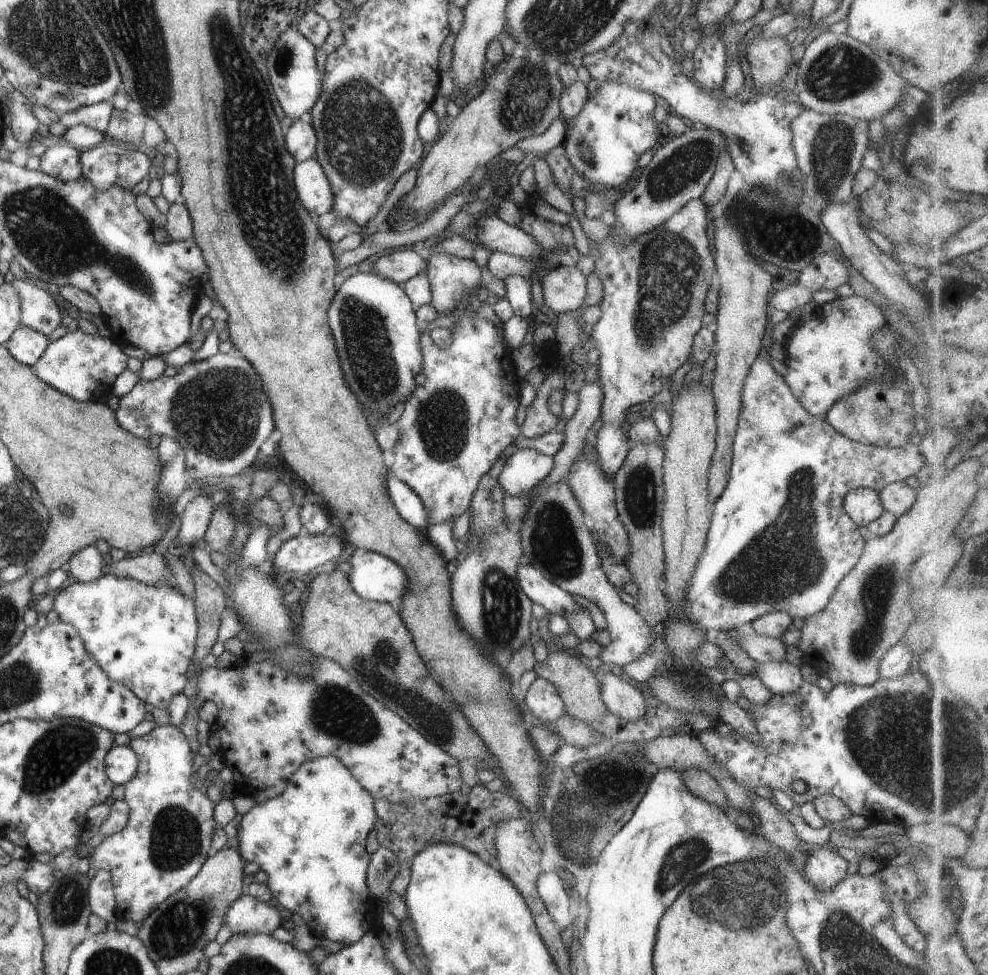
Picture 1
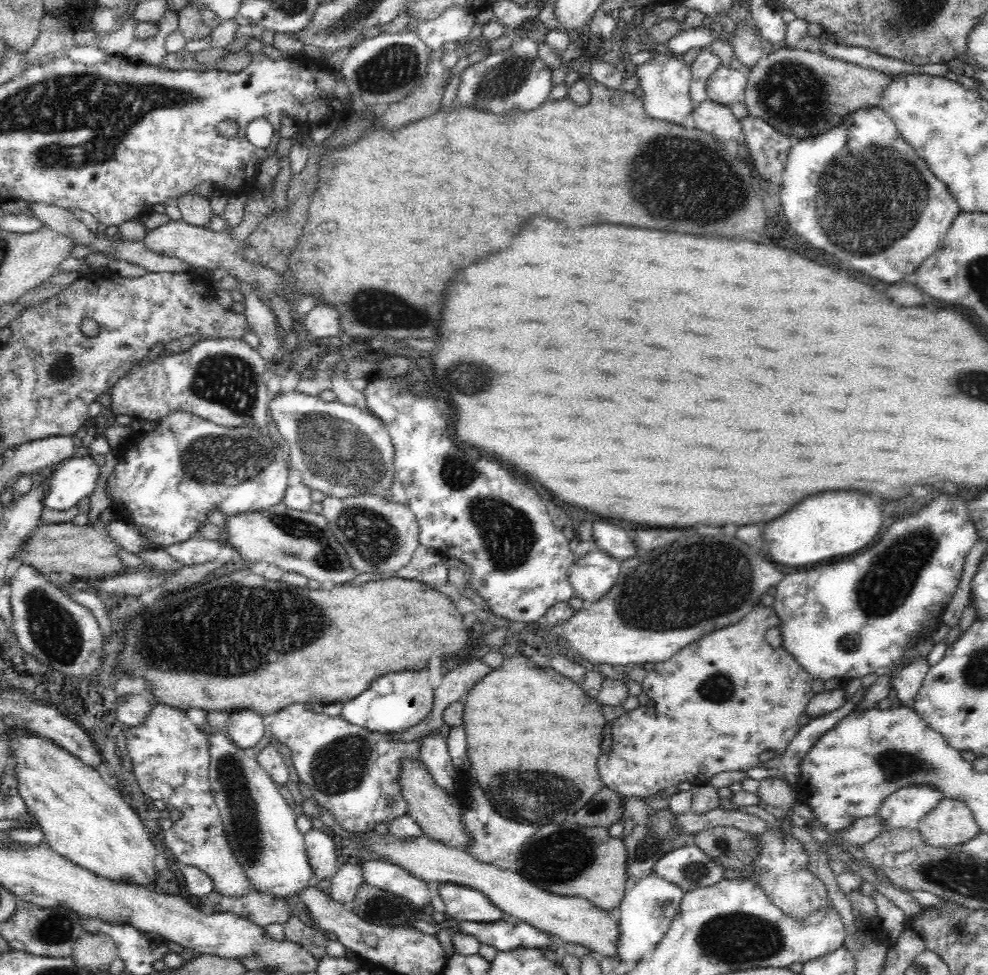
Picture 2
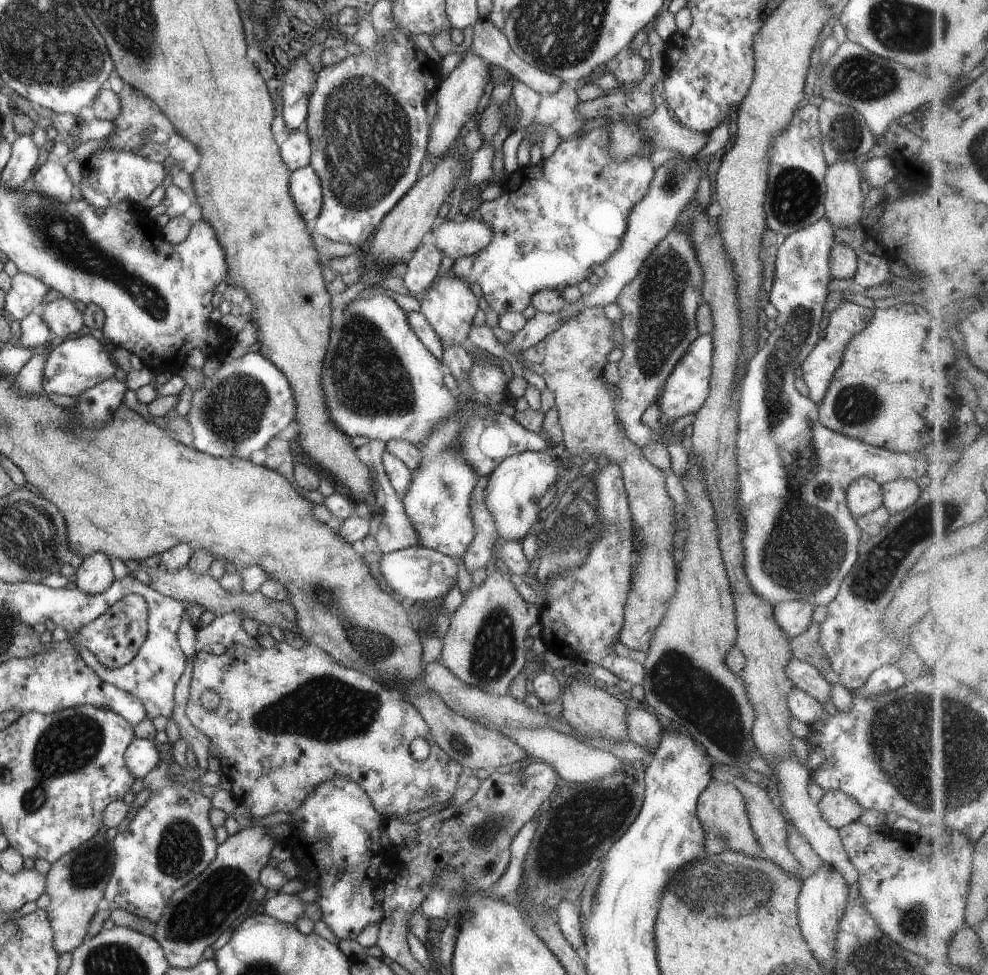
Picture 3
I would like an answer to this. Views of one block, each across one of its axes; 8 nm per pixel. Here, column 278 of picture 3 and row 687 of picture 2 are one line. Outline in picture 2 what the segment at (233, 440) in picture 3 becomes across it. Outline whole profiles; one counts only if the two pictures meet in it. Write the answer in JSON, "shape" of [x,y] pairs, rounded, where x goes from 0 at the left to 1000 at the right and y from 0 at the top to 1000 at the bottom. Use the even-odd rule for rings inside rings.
{"shape":[[[431,687],[405,688],[378,697],[372,708],[346,722],[345,736],[374,751],[405,753],[431,736],[437,729],[437,718],[438,708]]]}

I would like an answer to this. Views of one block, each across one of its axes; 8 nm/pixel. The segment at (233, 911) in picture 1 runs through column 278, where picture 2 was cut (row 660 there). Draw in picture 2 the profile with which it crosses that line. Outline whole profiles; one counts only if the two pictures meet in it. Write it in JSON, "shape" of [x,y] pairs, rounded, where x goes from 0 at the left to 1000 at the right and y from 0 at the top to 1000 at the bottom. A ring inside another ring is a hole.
{"shape":[[[926,675],[919,683],[913,684],[909,691],[903,693],[902,704],[906,706],[905,714],[909,716],[911,724],[924,726],[926,714],[939,688],[938,676]]]}

